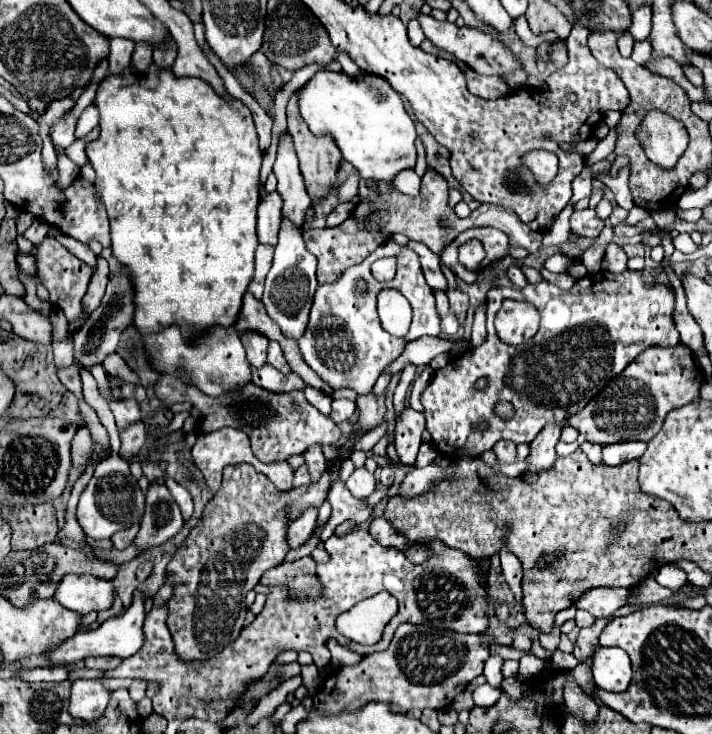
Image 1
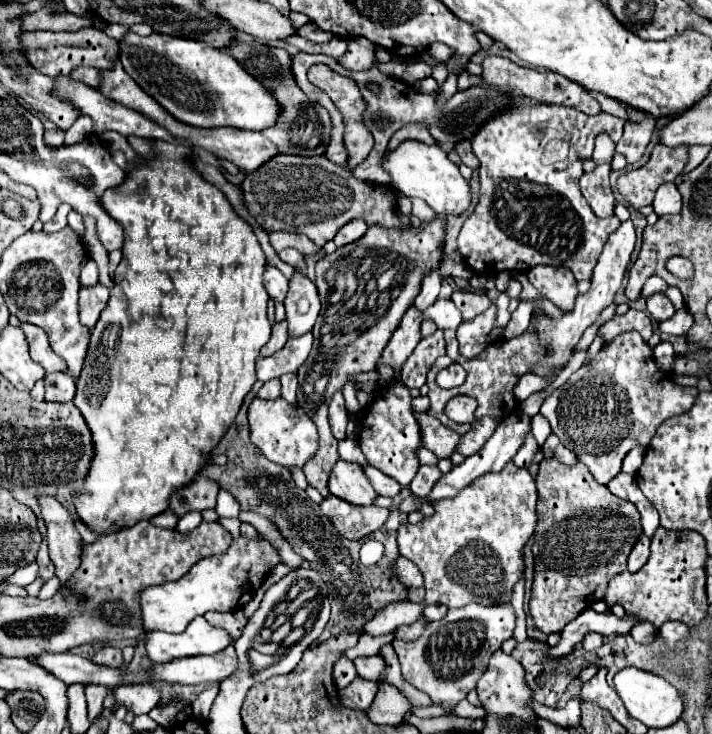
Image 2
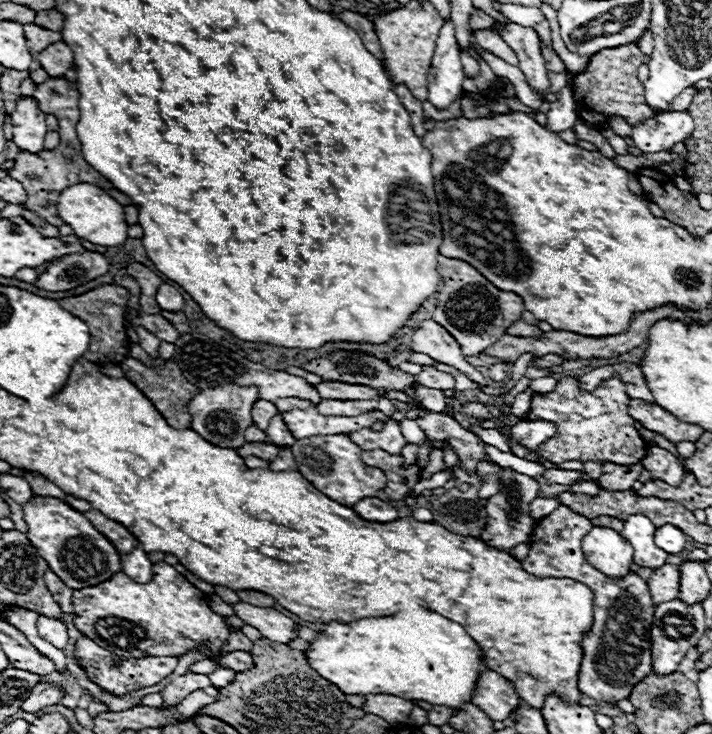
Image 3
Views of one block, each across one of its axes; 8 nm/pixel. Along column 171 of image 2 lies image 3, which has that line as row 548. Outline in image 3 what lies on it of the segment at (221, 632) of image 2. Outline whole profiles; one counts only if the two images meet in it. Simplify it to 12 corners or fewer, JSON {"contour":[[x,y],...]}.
{"contour":[[644,514],[624,522],[634,562],[652,570],[668,554],[654,544],[656,526]]}

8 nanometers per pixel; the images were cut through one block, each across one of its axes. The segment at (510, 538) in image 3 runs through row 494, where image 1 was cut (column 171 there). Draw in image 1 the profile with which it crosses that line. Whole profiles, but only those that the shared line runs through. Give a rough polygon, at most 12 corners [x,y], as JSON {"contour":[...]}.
{"contour":[[150,484],[136,546],[148,550],[184,526],[164,484]]}

